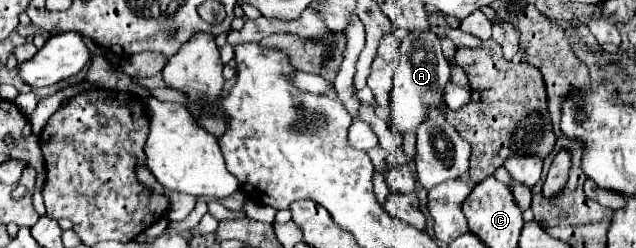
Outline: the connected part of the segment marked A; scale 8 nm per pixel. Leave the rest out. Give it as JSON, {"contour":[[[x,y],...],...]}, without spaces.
{"contour":[[[431,31],[409,33],[399,47],[399,63],[391,89],[391,129],[397,133],[415,131],[427,117],[429,107],[443,107],[443,87],[449,81],[449,63],[441,53],[439,37]]]}

